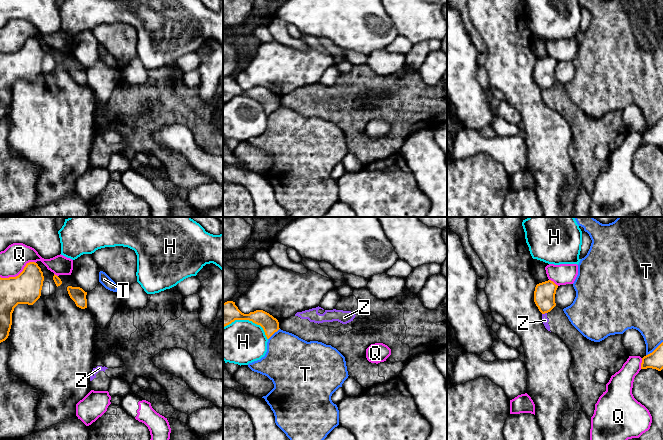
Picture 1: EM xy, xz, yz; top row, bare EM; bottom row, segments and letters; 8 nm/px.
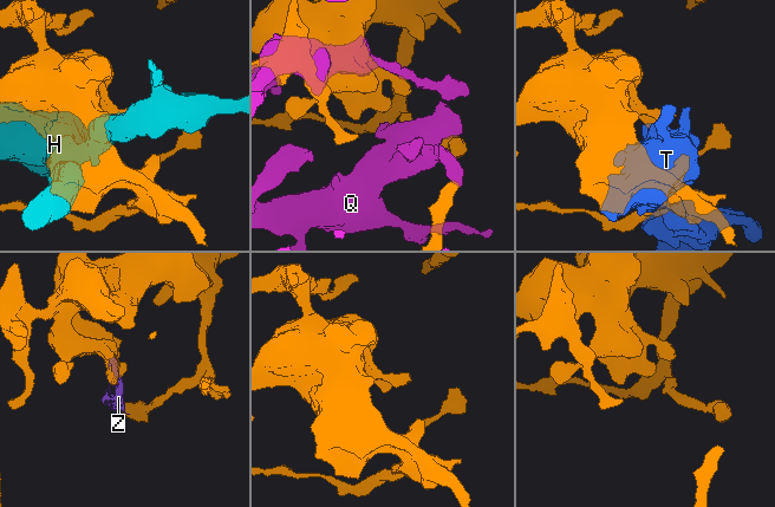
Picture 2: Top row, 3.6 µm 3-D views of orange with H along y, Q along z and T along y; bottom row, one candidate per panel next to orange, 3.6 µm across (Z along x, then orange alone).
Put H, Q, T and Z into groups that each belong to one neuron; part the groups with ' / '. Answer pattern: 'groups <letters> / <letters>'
groups H / Q / T / Z

